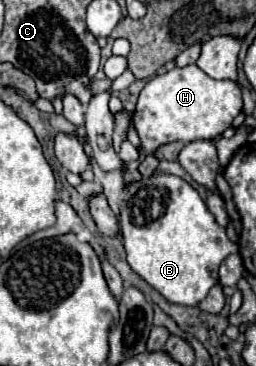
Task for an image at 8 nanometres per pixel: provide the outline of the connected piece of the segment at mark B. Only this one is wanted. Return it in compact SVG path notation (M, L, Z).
M152 175L128 187L120 233L128 265L166 301L176 305L198 305L218 283L220 263L238 251L238 245L214 221L198 191L176 175Z

